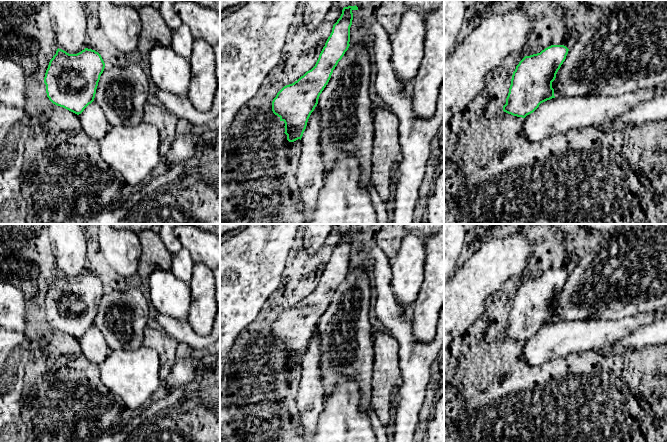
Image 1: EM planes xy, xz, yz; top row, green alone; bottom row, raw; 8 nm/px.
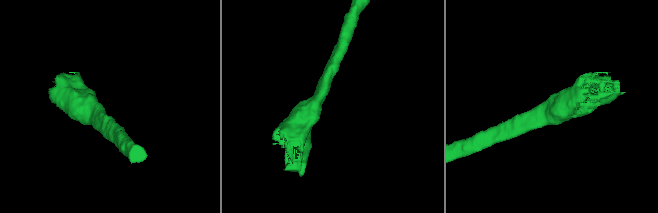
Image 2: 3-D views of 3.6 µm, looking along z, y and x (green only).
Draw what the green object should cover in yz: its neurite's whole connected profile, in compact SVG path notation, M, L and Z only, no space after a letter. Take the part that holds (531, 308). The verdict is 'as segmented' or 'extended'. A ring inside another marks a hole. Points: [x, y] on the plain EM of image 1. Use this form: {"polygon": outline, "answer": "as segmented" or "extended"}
{"polygon": "M551 269L540 277L525 280L513 296L503 335L525 342L541 327L555 322L552 306L568 275L564 269Z", "answer": "as segmented"}

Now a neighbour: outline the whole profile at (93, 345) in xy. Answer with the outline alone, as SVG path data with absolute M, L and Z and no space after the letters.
M95 325L78 340L83 355L97 366L100 366L110 353L104 335Z

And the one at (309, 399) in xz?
M317 328L301 362L301 379L296 394L296 406L304 428L304 442L313 440L319 416L324 409L323 396L321 343Z

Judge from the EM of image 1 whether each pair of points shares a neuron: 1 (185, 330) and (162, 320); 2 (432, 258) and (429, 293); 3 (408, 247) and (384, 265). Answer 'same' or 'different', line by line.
1: same
2: same
3: different

